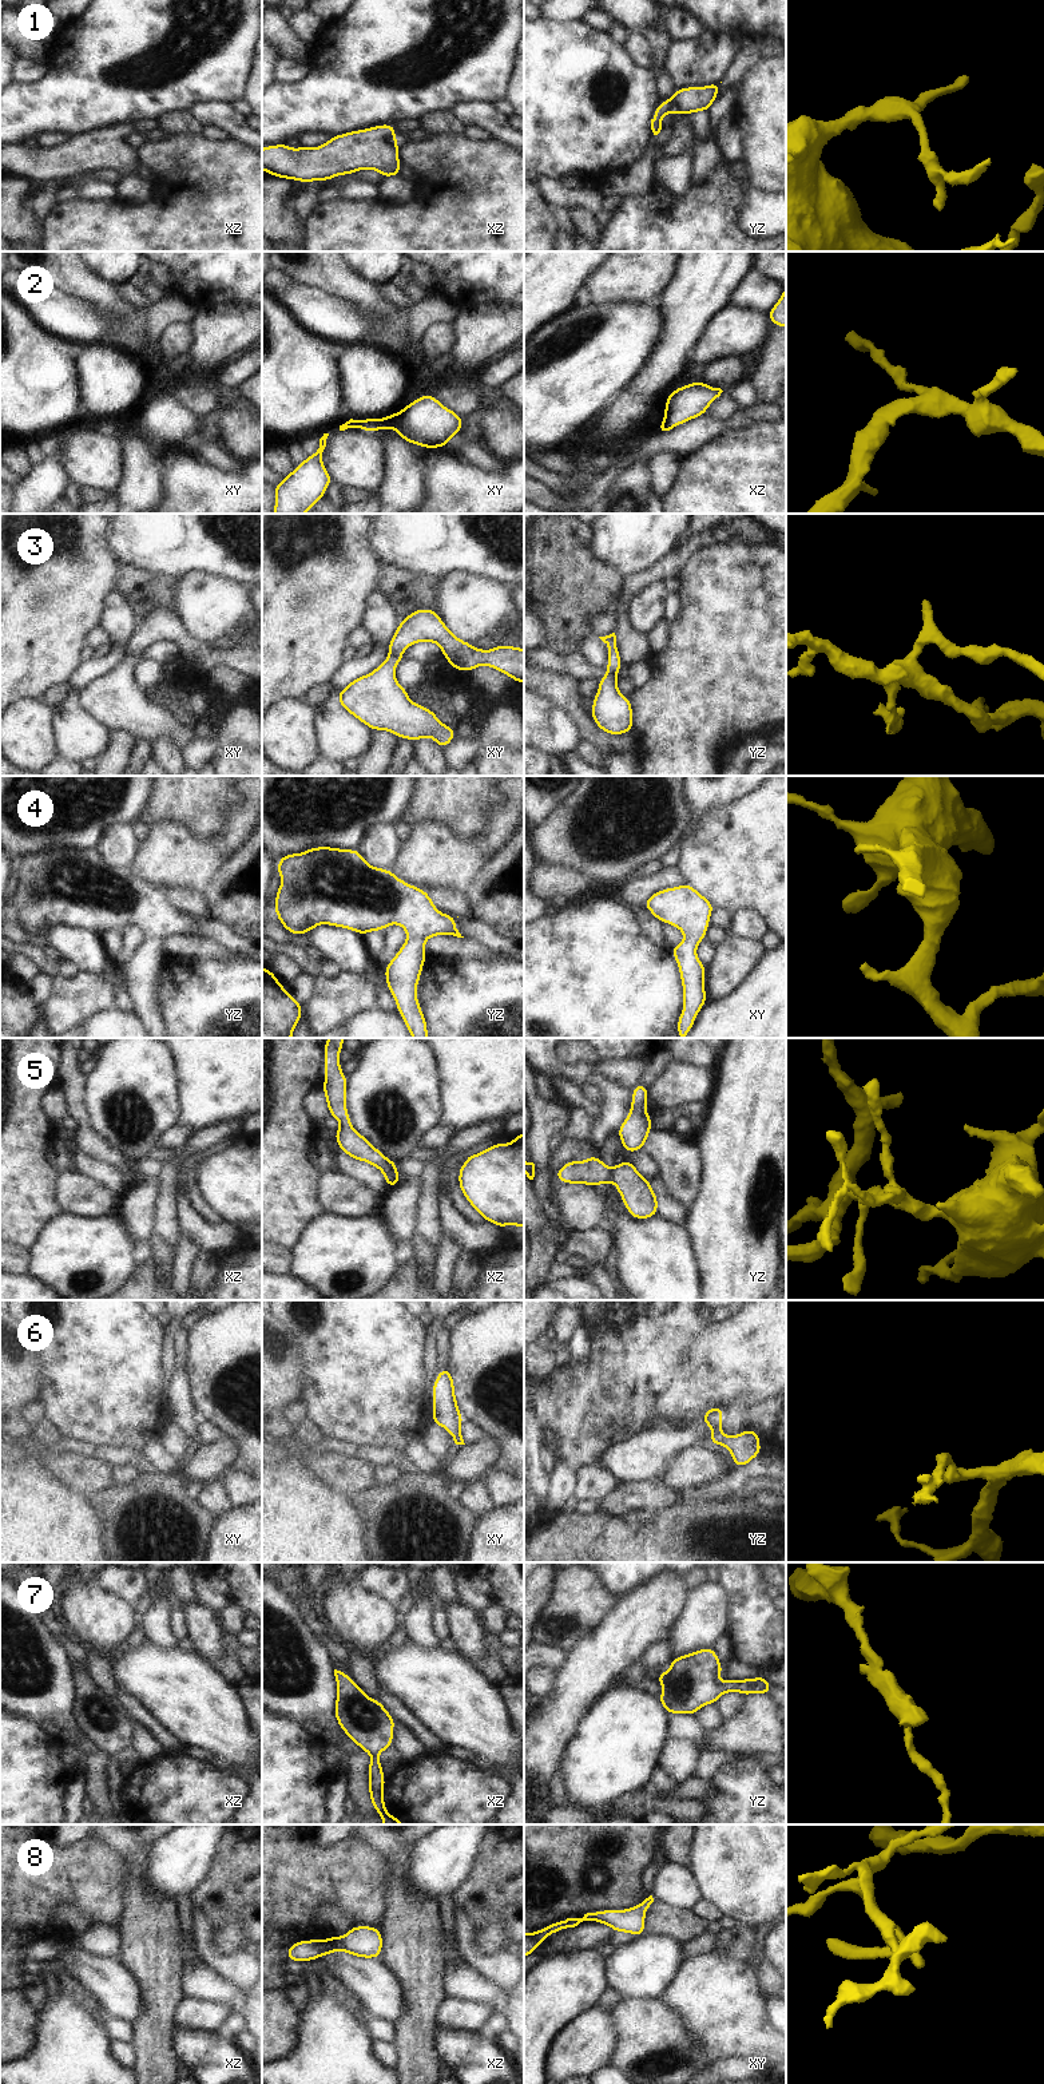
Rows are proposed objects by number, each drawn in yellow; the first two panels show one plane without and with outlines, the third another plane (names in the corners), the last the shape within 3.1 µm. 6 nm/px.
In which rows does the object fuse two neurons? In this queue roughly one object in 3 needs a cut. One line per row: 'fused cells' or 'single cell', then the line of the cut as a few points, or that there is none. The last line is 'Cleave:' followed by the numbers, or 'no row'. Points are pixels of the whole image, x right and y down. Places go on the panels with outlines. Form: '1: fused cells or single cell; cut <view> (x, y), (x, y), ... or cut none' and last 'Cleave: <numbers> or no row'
1: single cell; cut none
2: single cell; cut none
3: single cell; cut none
4: single cell; cut none
5: single cell; cut none
6: single cell; cut none
7: single cell; cut none
8: single cell; cut none
Cleave: no row

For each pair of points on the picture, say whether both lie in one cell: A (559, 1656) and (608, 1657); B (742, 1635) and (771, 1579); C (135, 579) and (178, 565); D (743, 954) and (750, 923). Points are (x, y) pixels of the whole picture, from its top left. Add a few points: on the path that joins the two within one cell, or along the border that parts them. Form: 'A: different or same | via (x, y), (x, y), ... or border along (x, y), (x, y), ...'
A: different | border along (568, 1653), (556, 1672)
B: different | border along (762, 1576), (770, 1584)
C: different | border along (123, 563), (145, 571), (175, 575), (178, 578)
D: different | border along (727, 932), (759, 942)

